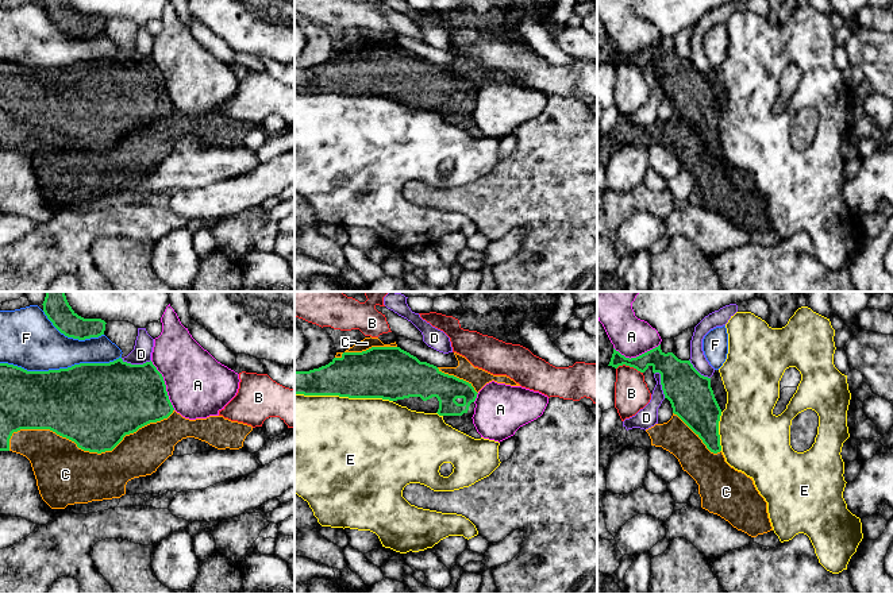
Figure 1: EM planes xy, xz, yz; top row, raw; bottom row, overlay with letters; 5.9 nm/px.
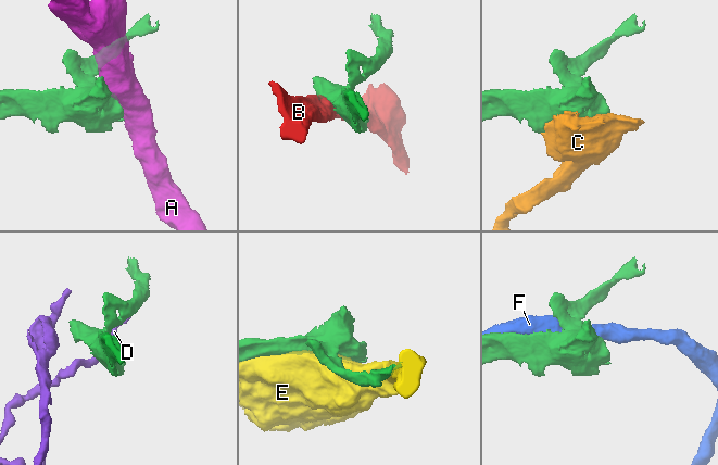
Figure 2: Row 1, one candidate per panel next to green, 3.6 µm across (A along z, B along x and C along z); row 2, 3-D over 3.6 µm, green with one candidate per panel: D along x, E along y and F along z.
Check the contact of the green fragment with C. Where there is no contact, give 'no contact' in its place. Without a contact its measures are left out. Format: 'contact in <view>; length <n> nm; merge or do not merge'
contact in xy; length 1000 nm; merge

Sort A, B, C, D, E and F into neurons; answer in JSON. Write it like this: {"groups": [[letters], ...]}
{"groups": [["A"], ["B"], ["C"], ["D"], ["E"], ["F"]]}

